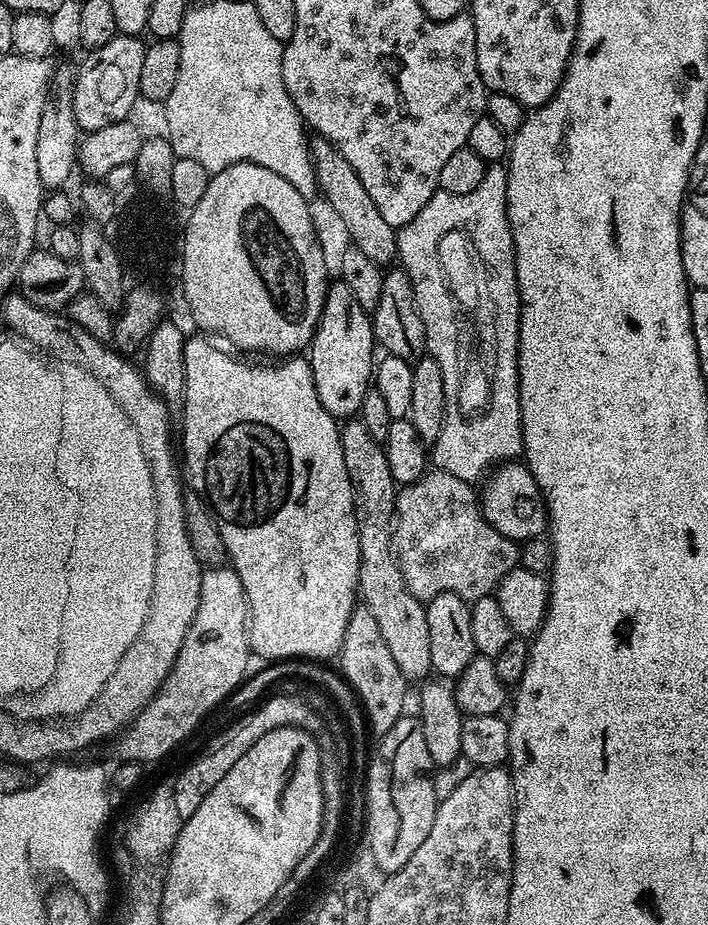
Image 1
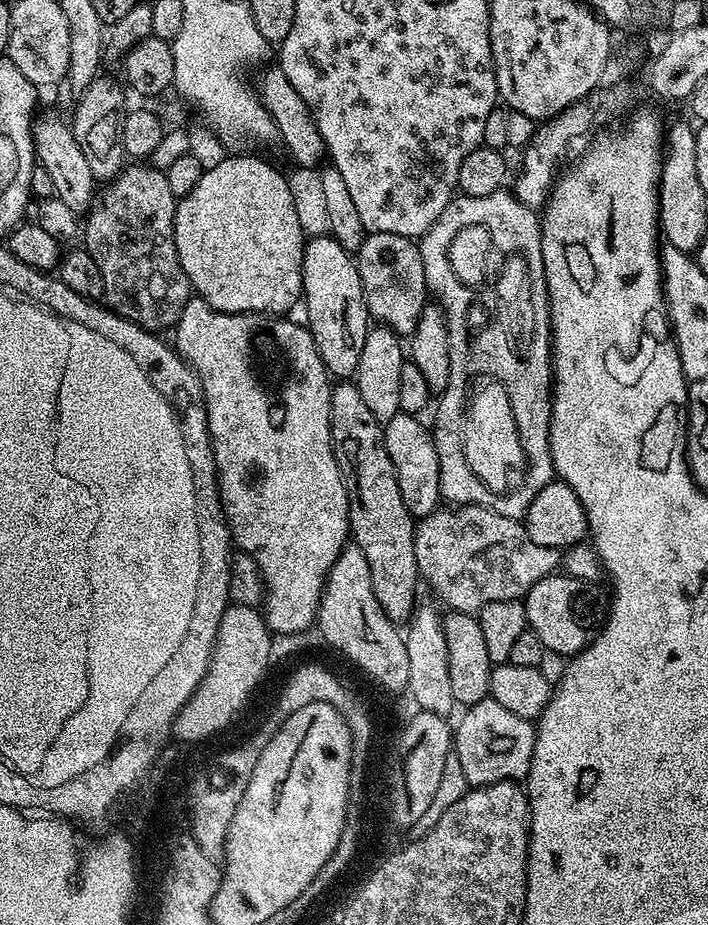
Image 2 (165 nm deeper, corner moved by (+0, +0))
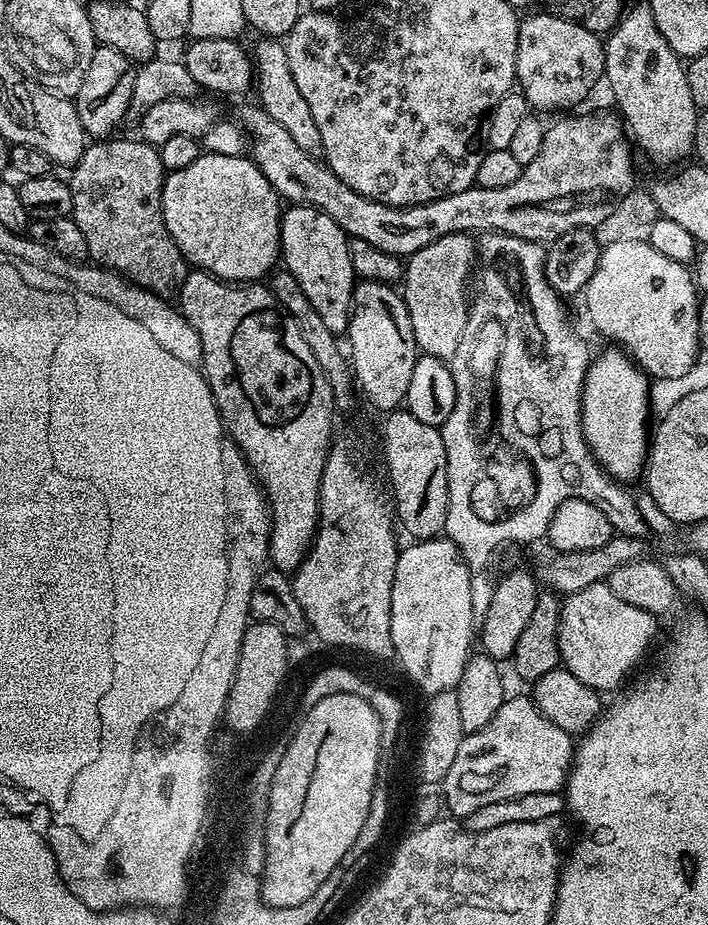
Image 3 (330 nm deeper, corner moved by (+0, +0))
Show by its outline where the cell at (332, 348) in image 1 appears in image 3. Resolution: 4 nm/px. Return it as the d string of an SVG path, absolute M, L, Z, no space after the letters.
M292 204L283 209L280 217L280 254L283 267L302 286L302 294L314 306L331 332L344 334L348 331L348 320L352 317L352 291L358 283L354 266L350 262L348 241L345 234L322 210L310 208L307 204Z

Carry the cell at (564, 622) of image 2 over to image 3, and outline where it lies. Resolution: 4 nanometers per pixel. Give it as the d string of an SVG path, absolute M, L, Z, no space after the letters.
M607 582L586 586L584 590L564 596L560 605L560 664L574 674L578 682L586 682L586 686L594 691L615 693L629 683L632 667L643 662L656 636L656 624L657 617L651 612L638 610L638 606L630 606L630 602L622 602Z

